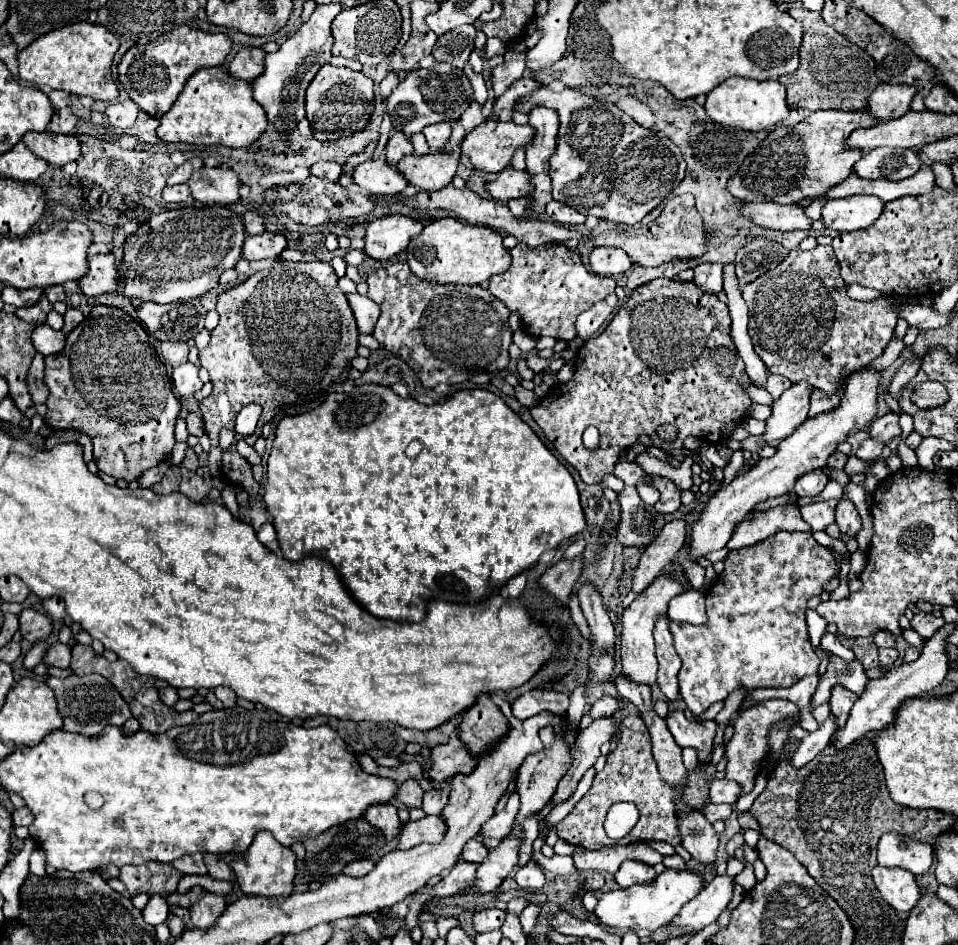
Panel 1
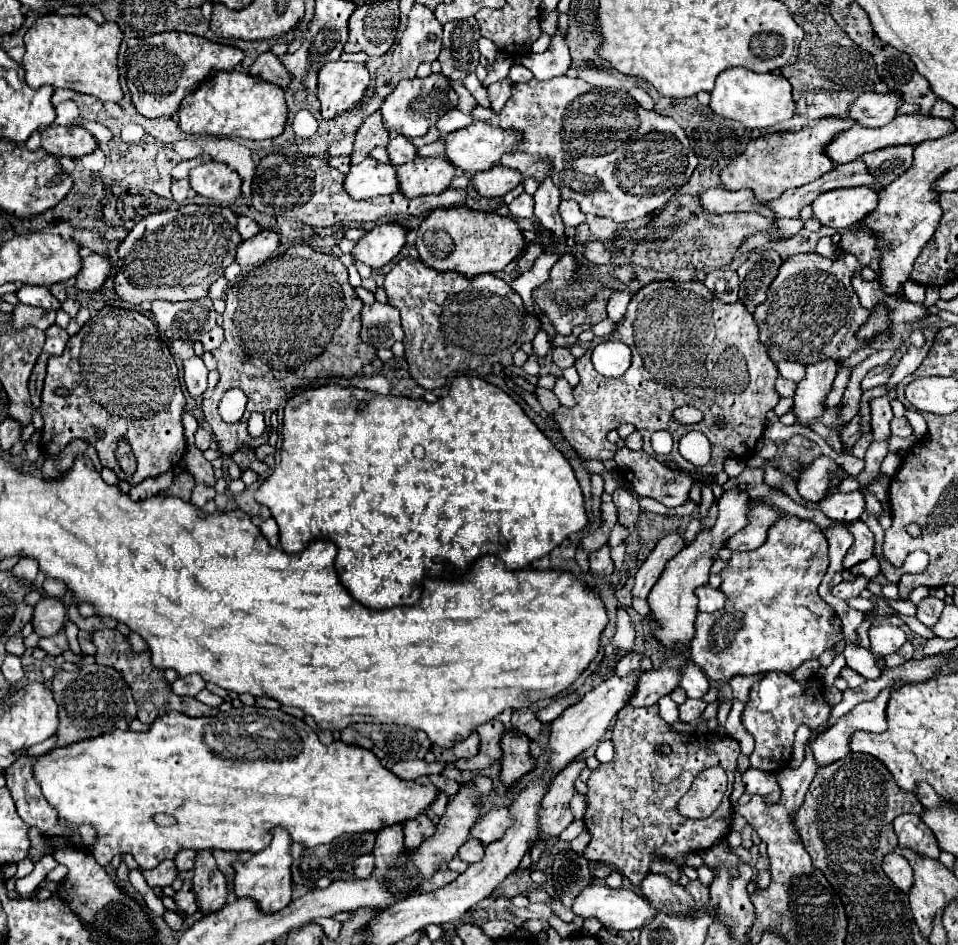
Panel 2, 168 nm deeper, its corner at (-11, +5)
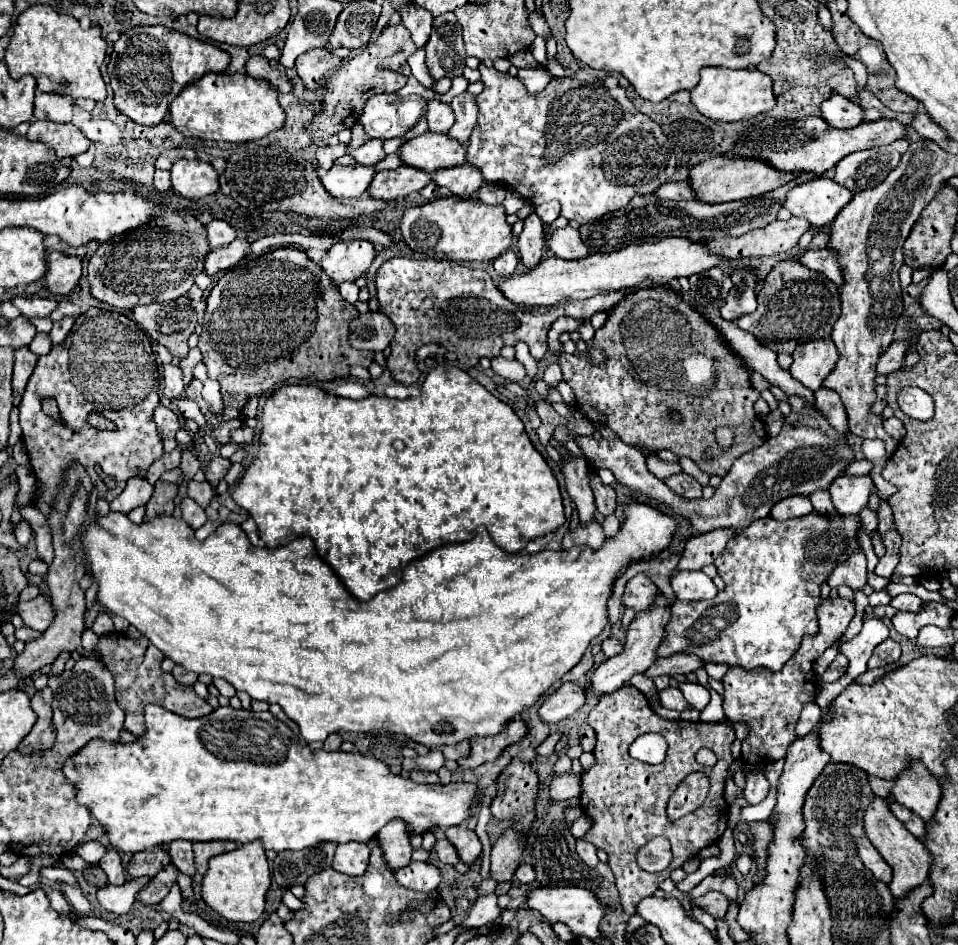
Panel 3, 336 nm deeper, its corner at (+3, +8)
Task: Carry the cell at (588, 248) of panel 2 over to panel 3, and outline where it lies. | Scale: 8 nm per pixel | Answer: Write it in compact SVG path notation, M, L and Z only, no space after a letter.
M564 227L554 231L552 235L546 235L546 245L550 251L560 259L584 259L588 257L588 249L580 239L580 233L572 227Z

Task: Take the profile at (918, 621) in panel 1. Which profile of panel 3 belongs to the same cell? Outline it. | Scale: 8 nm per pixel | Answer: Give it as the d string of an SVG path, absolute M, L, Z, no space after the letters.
M902 593L902 595L894 597L890 605L892 605L894 609L898 609L898 611L918 613L918 611L922 609L922 599L920 599L918 595L914 595L914 593Z

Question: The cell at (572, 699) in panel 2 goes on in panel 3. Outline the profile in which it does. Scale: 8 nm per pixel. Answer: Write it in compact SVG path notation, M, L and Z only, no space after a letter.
M562 683L558 691L554 691L538 709L538 715L544 723L554 725L584 705L584 689L576 683Z

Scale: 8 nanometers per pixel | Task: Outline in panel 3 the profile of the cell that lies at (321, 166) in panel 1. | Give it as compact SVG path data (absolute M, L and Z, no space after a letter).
M342 143L336 145L336 147L320 147L316 151L316 159L318 159L318 165L328 171L334 165L334 161L338 157L342 157L344 153L346 153L346 145L342 145Z

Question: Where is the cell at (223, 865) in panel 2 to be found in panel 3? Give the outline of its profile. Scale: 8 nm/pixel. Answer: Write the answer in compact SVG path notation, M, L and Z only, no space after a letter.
M210 841L210 843L194 843L194 863L196 863L196 871L198 873L206 873L208 871L208 857L214 857L214 855L220 855L220 853L226 853L230 849L236 849L236 843L230 843L230 841Z

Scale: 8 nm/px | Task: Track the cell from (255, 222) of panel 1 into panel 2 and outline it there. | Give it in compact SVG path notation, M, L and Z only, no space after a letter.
M238 216L238 234L242 236L242 240L248 240L252 236L256 236L260 232L260 226L248 218L248 216Z

